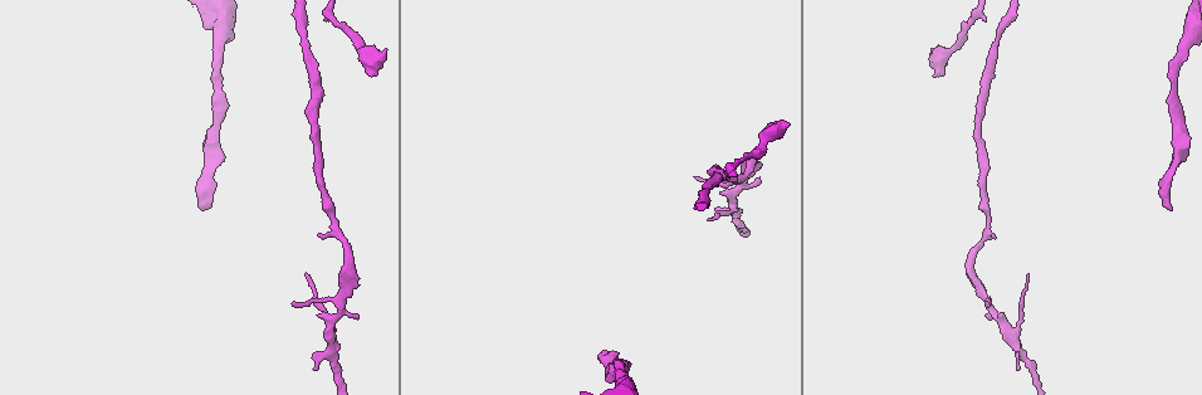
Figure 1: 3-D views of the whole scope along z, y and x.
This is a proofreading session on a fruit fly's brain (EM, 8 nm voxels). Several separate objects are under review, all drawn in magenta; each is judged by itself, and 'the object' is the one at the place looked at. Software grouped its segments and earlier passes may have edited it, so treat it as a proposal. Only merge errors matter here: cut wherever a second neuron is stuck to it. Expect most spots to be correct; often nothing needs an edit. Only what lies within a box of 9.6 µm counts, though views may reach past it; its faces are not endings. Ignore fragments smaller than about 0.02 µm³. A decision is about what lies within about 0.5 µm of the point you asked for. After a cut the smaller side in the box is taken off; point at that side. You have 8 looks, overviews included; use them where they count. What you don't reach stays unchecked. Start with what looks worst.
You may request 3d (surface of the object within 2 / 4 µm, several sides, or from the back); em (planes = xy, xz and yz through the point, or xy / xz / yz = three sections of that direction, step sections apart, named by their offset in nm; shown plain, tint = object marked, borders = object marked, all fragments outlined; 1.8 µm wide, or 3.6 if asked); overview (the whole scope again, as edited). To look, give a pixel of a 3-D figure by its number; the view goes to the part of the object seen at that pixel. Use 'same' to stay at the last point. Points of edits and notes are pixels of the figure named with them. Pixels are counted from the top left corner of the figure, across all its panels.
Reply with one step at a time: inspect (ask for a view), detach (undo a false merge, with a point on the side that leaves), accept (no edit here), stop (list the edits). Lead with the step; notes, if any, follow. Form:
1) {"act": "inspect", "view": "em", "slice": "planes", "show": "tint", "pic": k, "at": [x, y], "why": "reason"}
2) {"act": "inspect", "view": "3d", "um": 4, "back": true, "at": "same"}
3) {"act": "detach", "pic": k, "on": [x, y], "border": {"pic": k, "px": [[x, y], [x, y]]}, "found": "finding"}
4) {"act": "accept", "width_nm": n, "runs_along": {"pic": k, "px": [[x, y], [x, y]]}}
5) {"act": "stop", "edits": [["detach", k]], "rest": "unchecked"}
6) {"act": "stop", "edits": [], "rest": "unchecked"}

{"act": "inspect", "view": "3d", "um": 2, "pic": 1, "at": [357, 43], "why": "thick turns thin"}

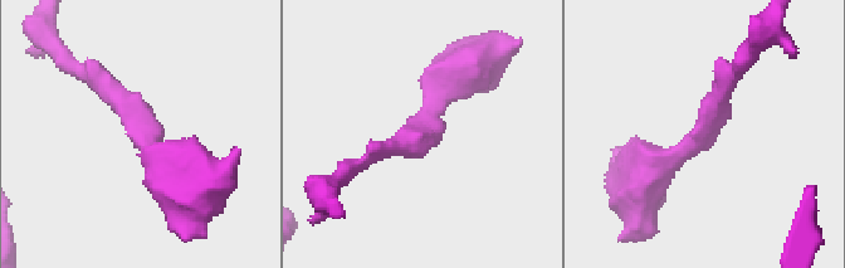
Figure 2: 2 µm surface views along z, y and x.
{"act": "inspect", "view": "em", "slice": "planes", "show": "tint", "pic": 2, "at": [145, 124], "why": "shape alone is not enough"}

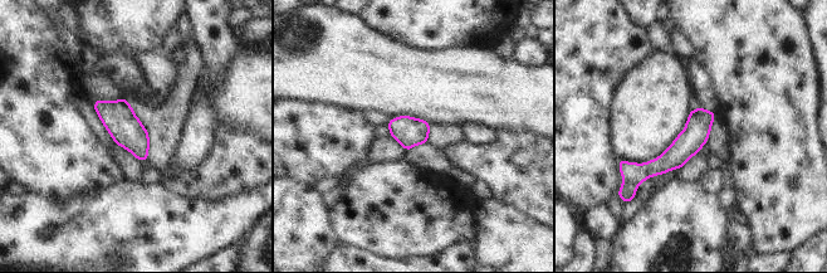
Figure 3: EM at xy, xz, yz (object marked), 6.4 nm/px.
{"act": "accept", "found": "continuous, no second neuron"}

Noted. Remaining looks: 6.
{"act": "inspect", "view": "3d", "um": 2, "pic": 1, "at": [982, 191], "why": "narrows sharply"}

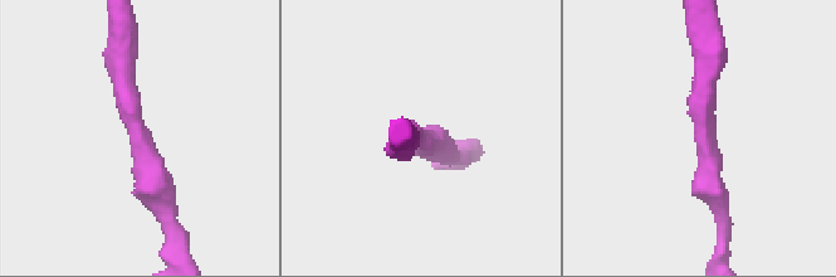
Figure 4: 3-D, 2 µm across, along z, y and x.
{"act": "inspect", "view": "em", "slice": "planes", "show": "tint", "pic": 4, "at": [709, 130], "arm_widths_nm": [160, 220], "why": "need the tissue"}

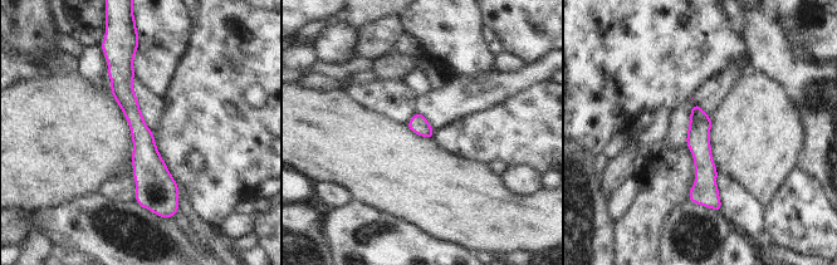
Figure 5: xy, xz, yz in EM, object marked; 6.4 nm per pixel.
{"act": "accept", "runs_along": {"pic": 5, "px": [[127, 57], [125, 96], [155, 205]]}, "found": "one neuron here"}

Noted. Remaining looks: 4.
{"act": "inspect", "view": "em", "slice": "planes", "show": "borders", "pic": 1, "at": [619, 373]}

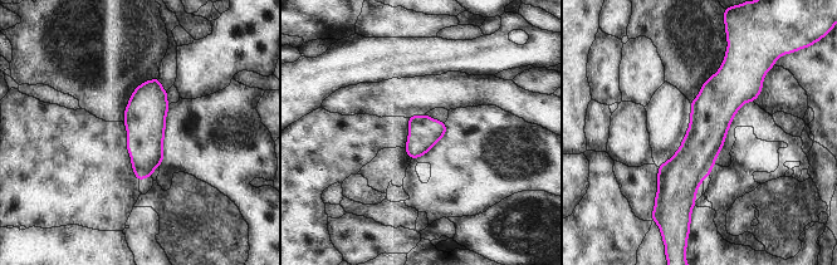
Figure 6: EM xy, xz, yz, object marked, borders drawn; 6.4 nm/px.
{"act": "accept", "found": "continuous, no second neuron"}

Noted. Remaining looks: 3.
{"act": "stop", "edits": [], "rest": "unchecked"}

